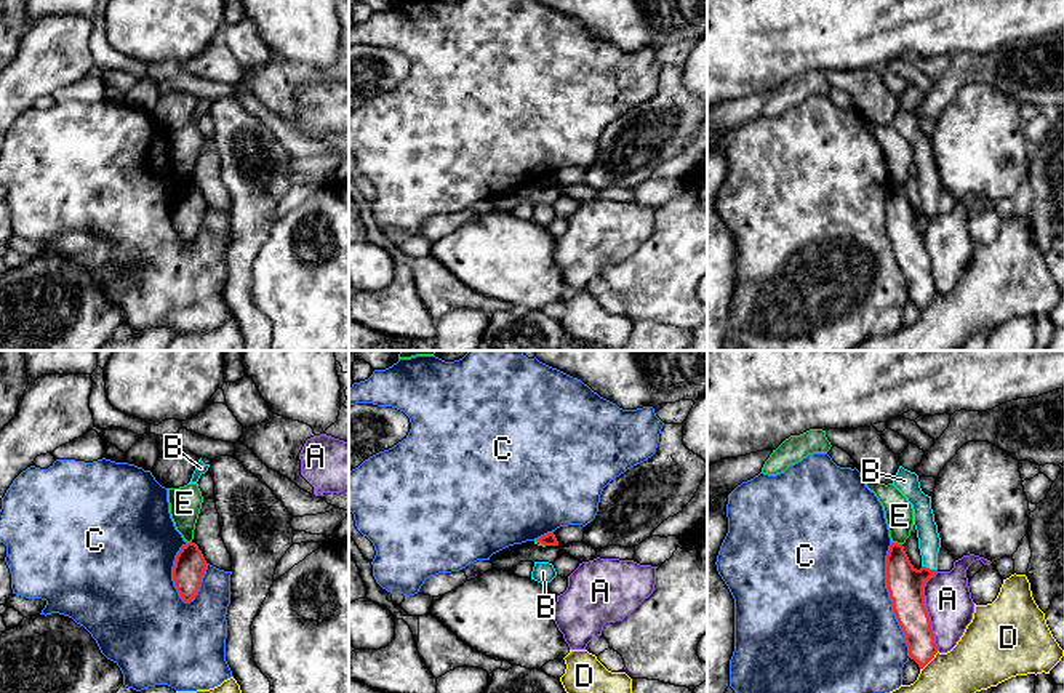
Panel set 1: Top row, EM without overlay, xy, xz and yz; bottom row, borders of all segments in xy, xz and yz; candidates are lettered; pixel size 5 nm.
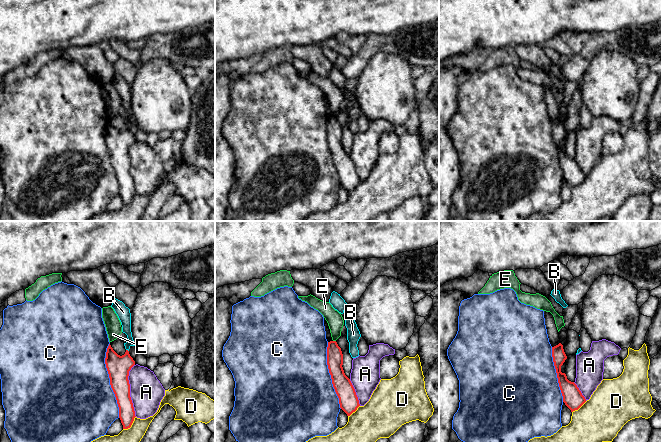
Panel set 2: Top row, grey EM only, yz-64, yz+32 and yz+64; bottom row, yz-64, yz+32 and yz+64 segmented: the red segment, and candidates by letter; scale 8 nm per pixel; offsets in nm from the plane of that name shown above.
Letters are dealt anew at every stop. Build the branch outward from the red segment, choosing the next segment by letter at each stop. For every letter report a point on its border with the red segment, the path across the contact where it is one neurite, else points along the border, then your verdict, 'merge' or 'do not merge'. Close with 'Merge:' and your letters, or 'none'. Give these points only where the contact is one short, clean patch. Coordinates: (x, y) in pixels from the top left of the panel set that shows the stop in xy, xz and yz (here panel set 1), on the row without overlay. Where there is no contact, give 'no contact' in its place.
A: contact yz (925, 252); do not merge
B: contact yz (928, 210); way yz (904, 224), (919, 220), (928, 210), (928, 176), (924, 160); merge
C: contact yz (892, 242); do not merge
D: contact yz (928, 303); do not merge
E: contact yz (896, 184); border yz (892, 183), (901, 186); do not merge
Merge: B

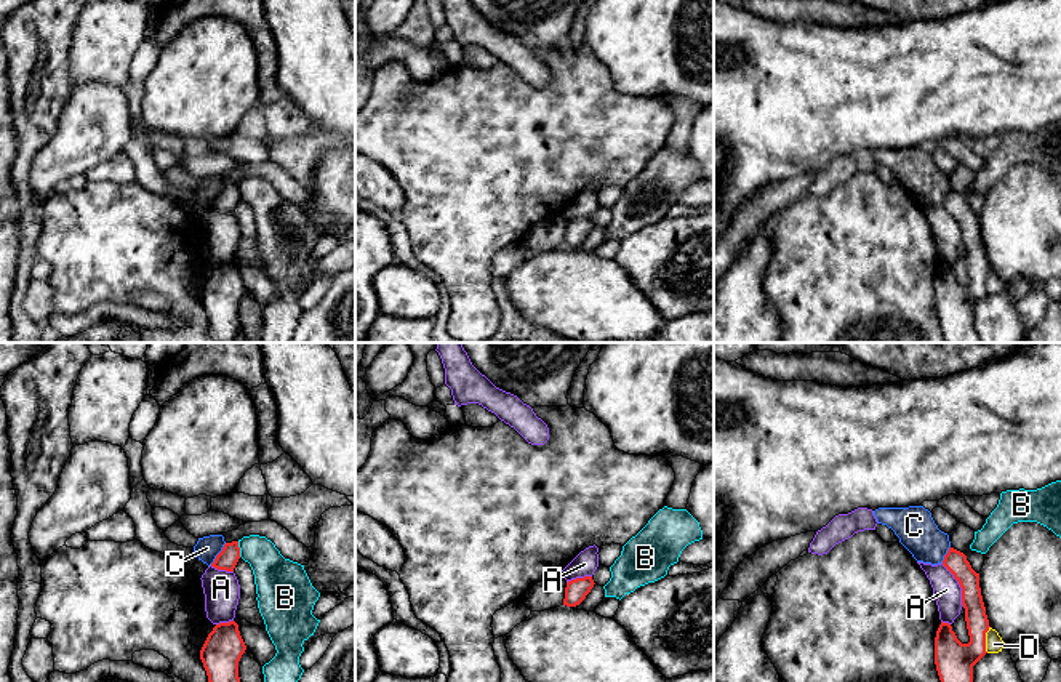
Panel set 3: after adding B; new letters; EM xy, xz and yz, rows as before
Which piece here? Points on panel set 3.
A: contact yz (959, 224); border yz (941, 205), (957, 223), (964, 247); do not merge
B: contact xy (239, 191); border xy (237, 183), (240, 197); do not merge
C: contact xy (218, 196); border xy (226, 184), (210, 205); do not merge
D: contact yz (984, 280); border yz (989, 268), (986, 293); do not merge
Merge: none

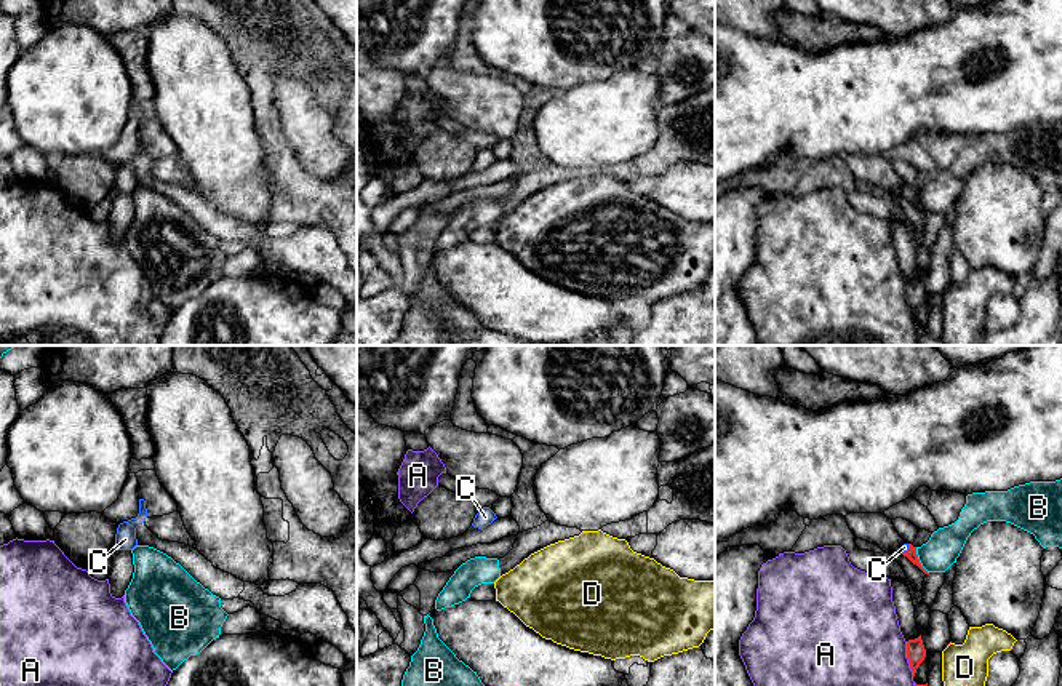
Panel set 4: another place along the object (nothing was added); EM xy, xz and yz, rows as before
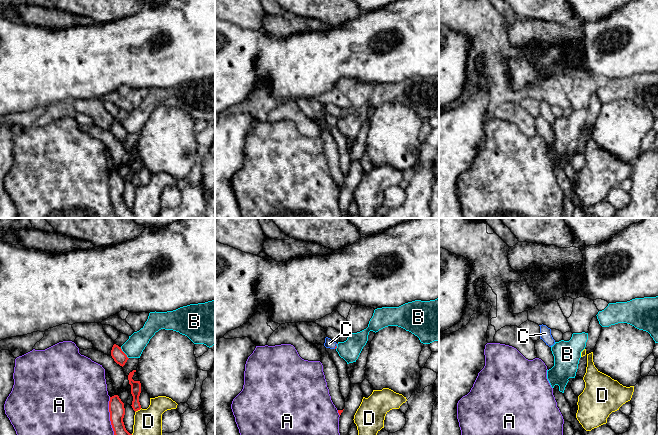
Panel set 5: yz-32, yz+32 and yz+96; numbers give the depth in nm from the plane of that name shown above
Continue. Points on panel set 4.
A: contact yz (907, 299); do not merge
B: contact yz (918, 202); border yz (915, 189), (918, 203), (928, 213); do not merge
C: contact yz (907, 191); way yz (910, 194), (907, 191), (904, 189); merge
D: contact yz (944, 341); do not merge
Merge: C

